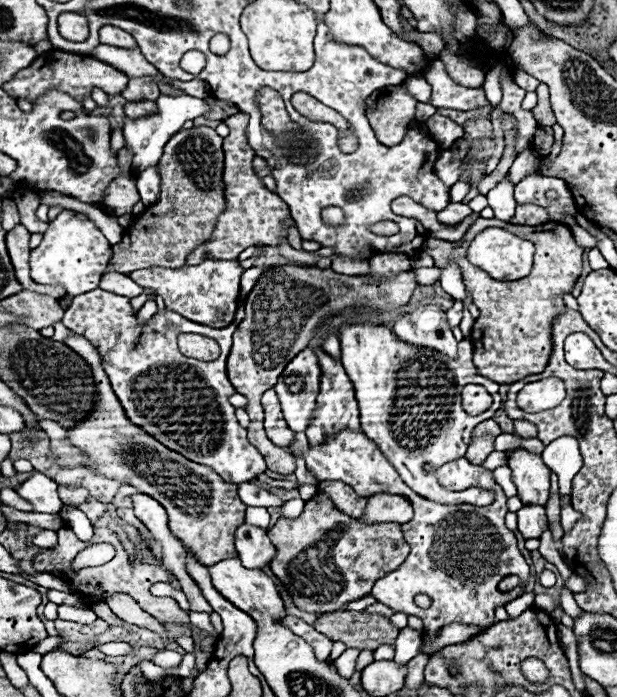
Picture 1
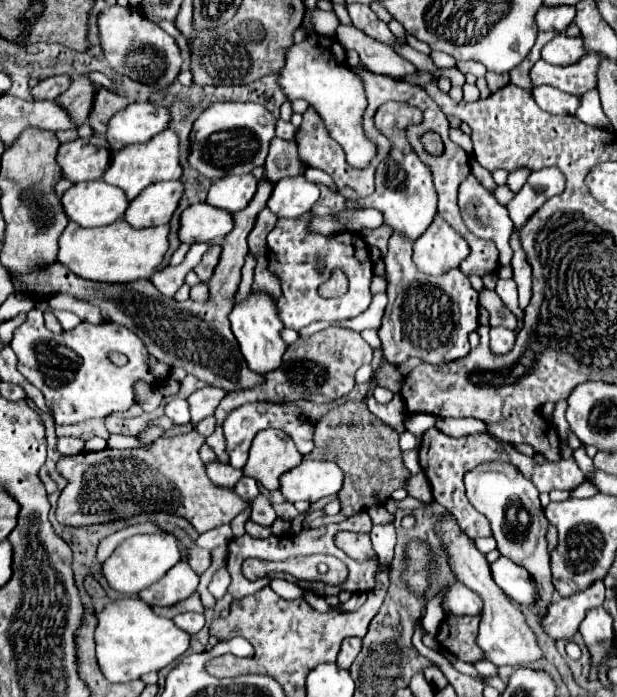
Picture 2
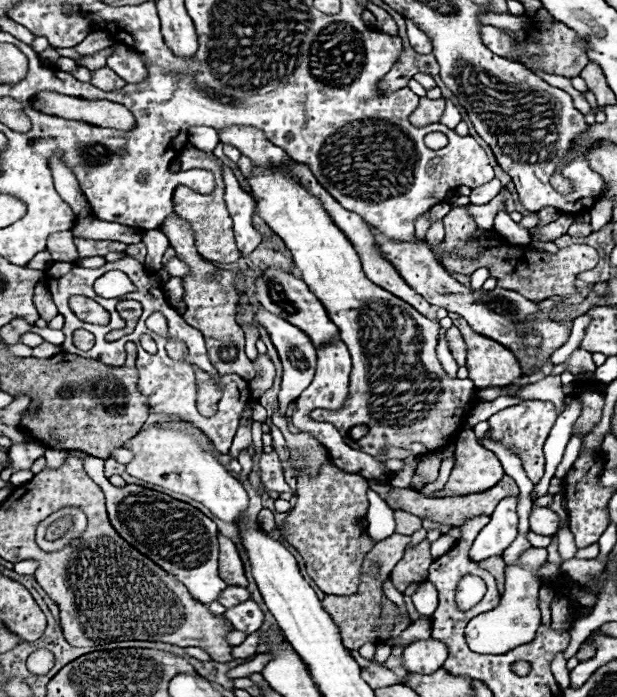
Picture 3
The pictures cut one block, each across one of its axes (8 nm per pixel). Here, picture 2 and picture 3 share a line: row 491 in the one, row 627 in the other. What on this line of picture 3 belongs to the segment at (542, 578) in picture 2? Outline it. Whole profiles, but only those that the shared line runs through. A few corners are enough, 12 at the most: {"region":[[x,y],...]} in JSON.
{"region":[[546,548],[506,564],[506,592],[466,626],[470,650],[504,654],[540,626]]}

